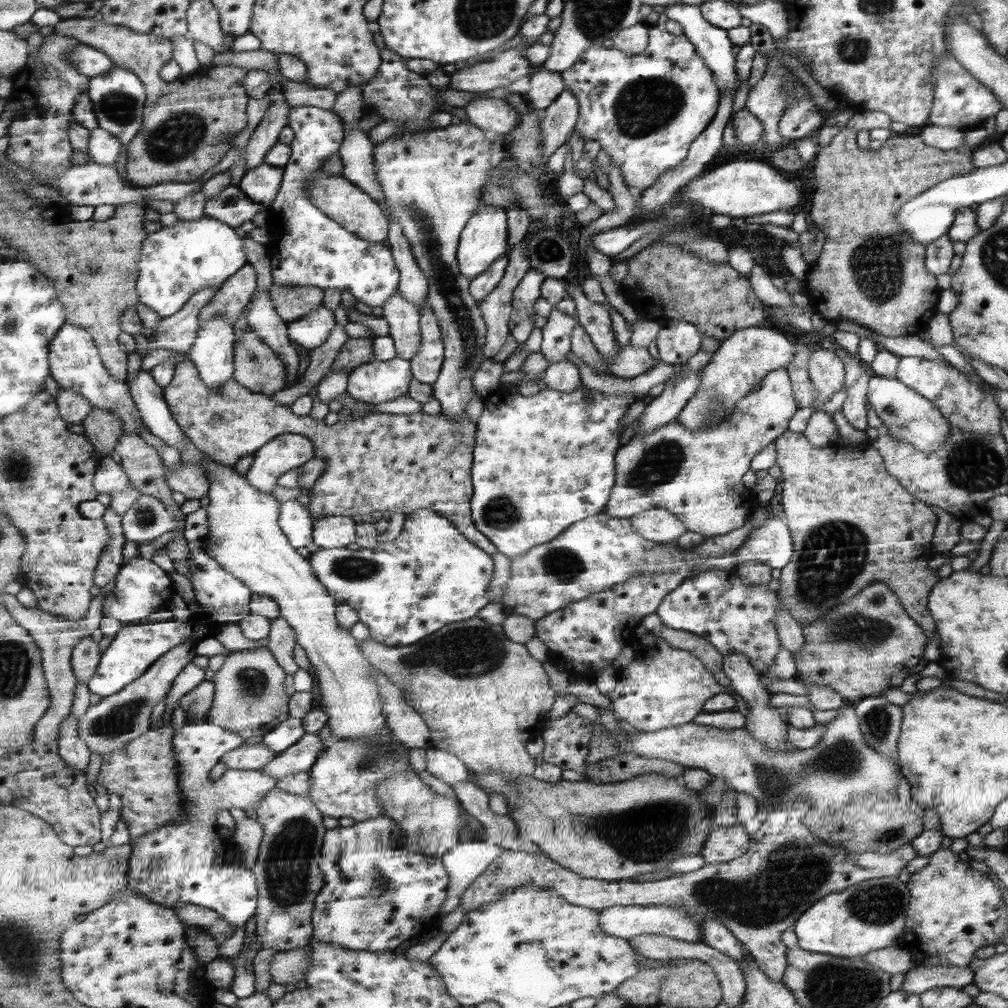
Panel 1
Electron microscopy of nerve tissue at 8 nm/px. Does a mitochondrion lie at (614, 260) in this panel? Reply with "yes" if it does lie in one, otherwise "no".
no

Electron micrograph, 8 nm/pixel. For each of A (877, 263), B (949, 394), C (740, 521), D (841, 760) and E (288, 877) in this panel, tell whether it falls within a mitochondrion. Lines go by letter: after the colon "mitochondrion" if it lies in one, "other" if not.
A: mitochondrion
B: other
C: other
D: mitochondrion
E: mitochondrion

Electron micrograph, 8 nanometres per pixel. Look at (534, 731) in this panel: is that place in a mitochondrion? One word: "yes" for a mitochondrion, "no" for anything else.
no

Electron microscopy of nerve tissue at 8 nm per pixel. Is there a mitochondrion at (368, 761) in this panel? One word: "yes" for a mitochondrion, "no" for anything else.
yes

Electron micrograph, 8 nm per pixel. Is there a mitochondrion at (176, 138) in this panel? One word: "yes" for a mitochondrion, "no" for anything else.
yes

